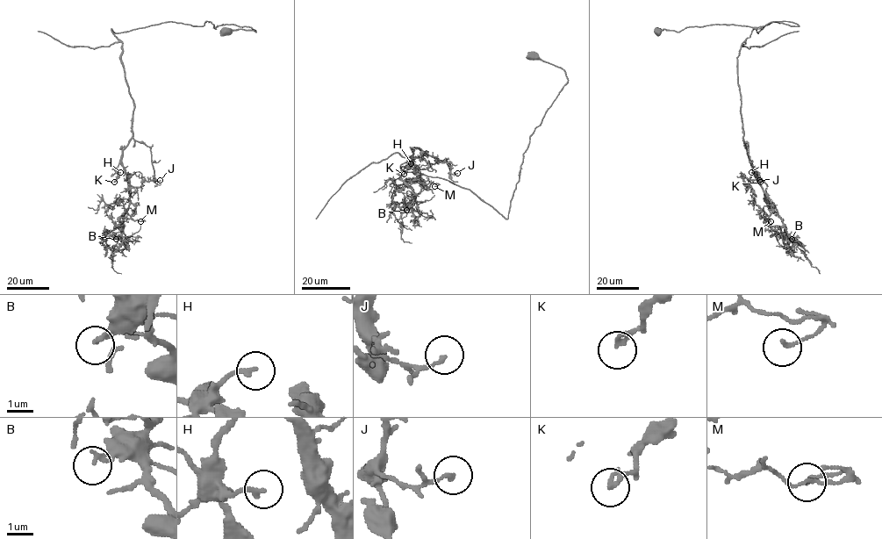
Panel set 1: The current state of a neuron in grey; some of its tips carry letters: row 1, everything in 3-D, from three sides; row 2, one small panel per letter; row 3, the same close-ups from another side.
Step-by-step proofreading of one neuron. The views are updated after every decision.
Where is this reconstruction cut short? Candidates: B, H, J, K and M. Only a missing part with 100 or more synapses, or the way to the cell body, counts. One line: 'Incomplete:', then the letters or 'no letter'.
Incomplete: no letter

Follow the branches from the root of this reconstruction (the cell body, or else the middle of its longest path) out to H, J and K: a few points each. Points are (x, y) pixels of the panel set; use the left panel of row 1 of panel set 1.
H: (225, 31), (256, 32), (210, 21), (111, 29), (122, 42), (134, 106), (120, 172)
J: (225, 31), (256, 32), (210, 21), (111, 29), (122, 42), (132, 138), (150, 148), (160, 180)
K: (225, 31), (256, 32), (210, 21), (111, 29), (122, 42), (134, 106), (132, 138), (114, 182)

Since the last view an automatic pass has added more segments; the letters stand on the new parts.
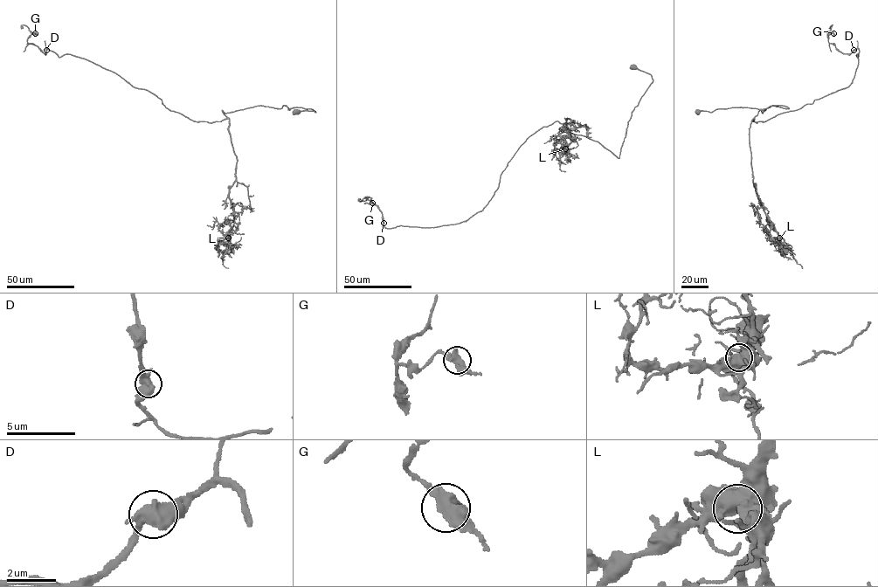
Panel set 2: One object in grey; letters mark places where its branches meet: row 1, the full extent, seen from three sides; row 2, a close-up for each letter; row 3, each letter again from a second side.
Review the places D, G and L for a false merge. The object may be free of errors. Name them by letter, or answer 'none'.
L

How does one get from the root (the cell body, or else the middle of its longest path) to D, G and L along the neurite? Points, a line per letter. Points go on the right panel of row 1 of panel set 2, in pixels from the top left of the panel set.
D: (697, 111), (789, 107), (760, 110), (751, 121), (757, 122), (798, 109), (851, 83), (859, 51), (853, 50)
G: (697, 111), (789, 107), (751, 121), (765, 121), (847, 87), (859, 49), (842, 53), (828, 42), (833, 33)
L: (697, 111), (789, 107), (760, 110), (749, 128), (755, 191), (778, 238)

